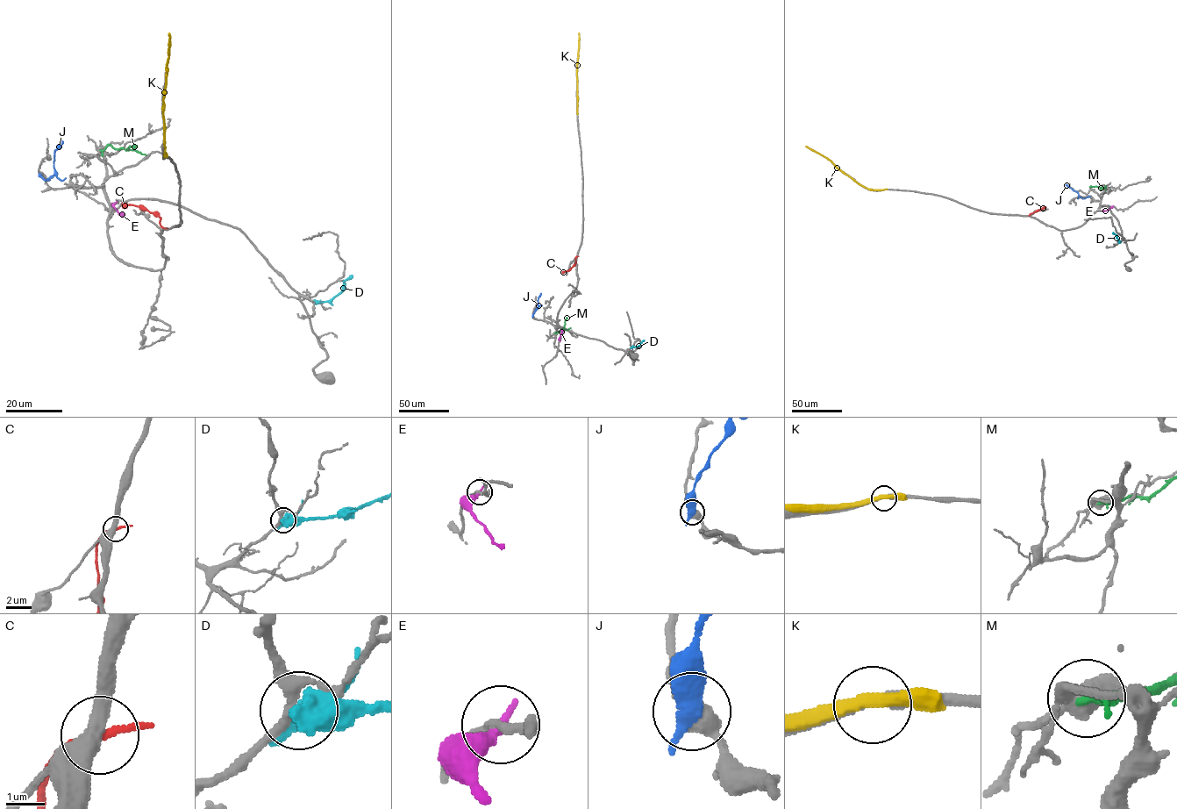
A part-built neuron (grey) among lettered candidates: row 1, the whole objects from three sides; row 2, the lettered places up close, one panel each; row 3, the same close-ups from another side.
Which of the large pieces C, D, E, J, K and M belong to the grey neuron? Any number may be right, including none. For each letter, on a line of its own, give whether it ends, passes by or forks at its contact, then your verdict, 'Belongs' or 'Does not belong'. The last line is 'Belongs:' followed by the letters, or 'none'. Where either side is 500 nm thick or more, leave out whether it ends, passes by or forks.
C: It passes by. Does not belong
D: Does not belong
E: It ends there. Does not belong
J: Does not belong
K: It passes by. Does not belong
M: It passes by. Does not belong
Belongs: none

